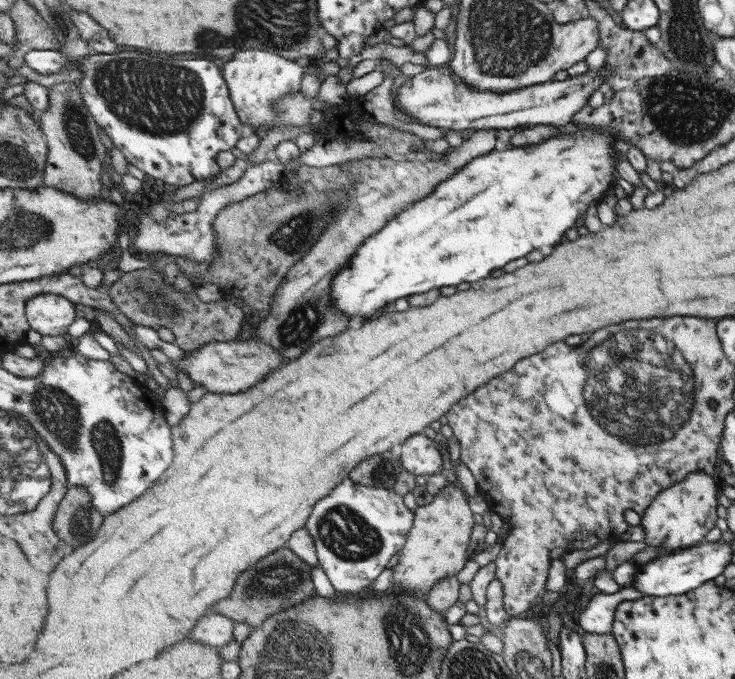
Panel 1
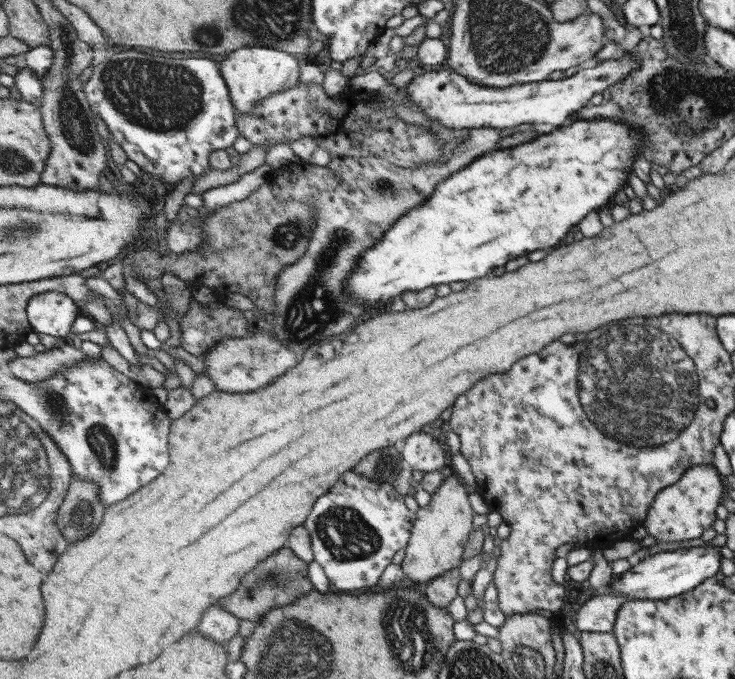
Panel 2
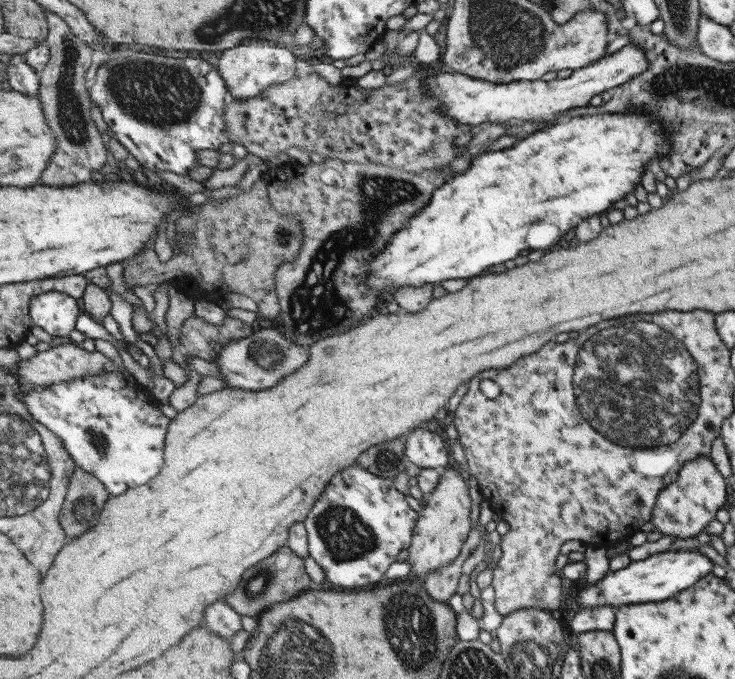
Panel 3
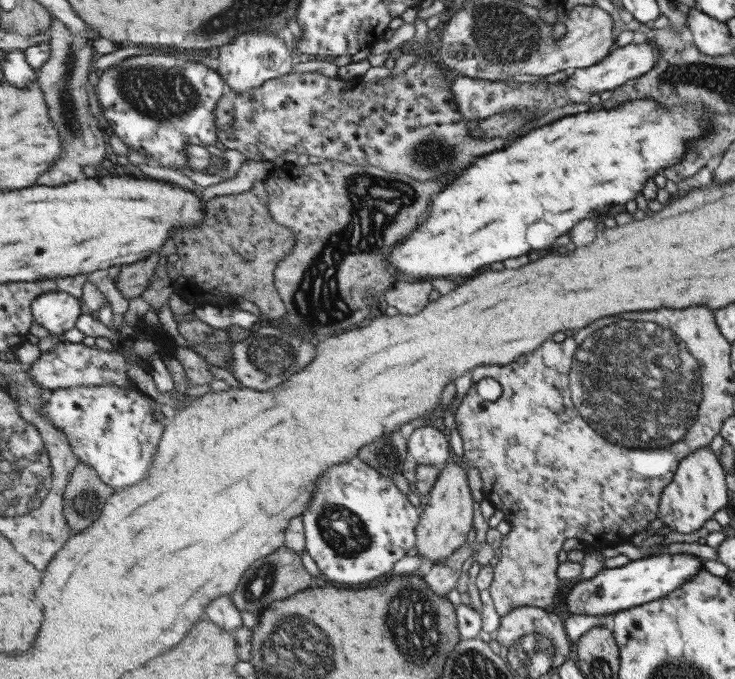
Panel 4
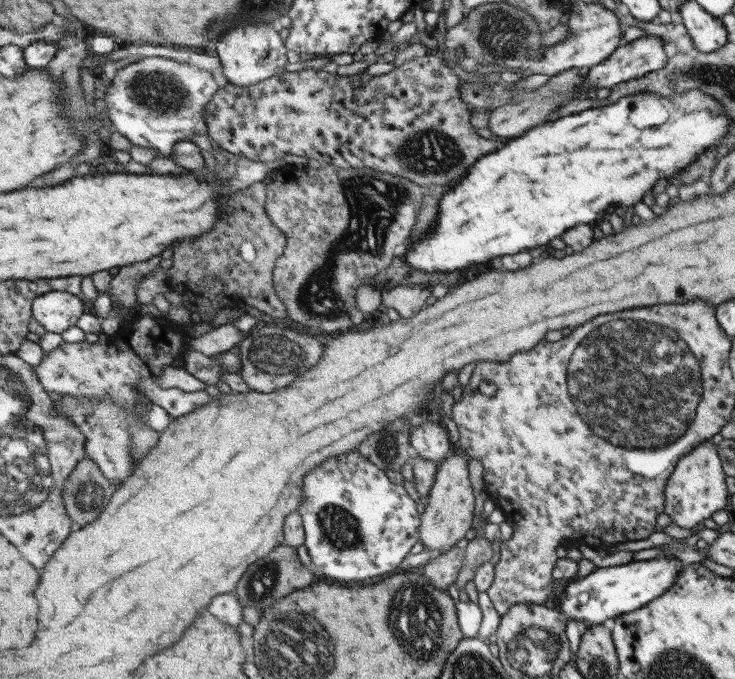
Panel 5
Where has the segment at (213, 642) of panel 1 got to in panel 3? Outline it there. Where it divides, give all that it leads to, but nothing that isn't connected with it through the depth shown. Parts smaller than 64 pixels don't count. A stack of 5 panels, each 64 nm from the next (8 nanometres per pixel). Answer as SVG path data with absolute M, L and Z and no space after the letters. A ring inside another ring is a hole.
M219 600L207 608L203 626L209 628L213 634L231 640L243 630L243 616L233 610L225 600Z

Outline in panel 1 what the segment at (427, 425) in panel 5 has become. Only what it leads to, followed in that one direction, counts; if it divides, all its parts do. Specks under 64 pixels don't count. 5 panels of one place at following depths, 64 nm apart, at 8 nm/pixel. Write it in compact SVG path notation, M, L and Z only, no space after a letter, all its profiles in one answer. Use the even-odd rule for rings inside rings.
M423 434L409 438L403 444L399 460L405 472L413 476L425 476L425 474L433 476L433 472L437 472L441 466L441 456L439 450L435 448L435 442Z

